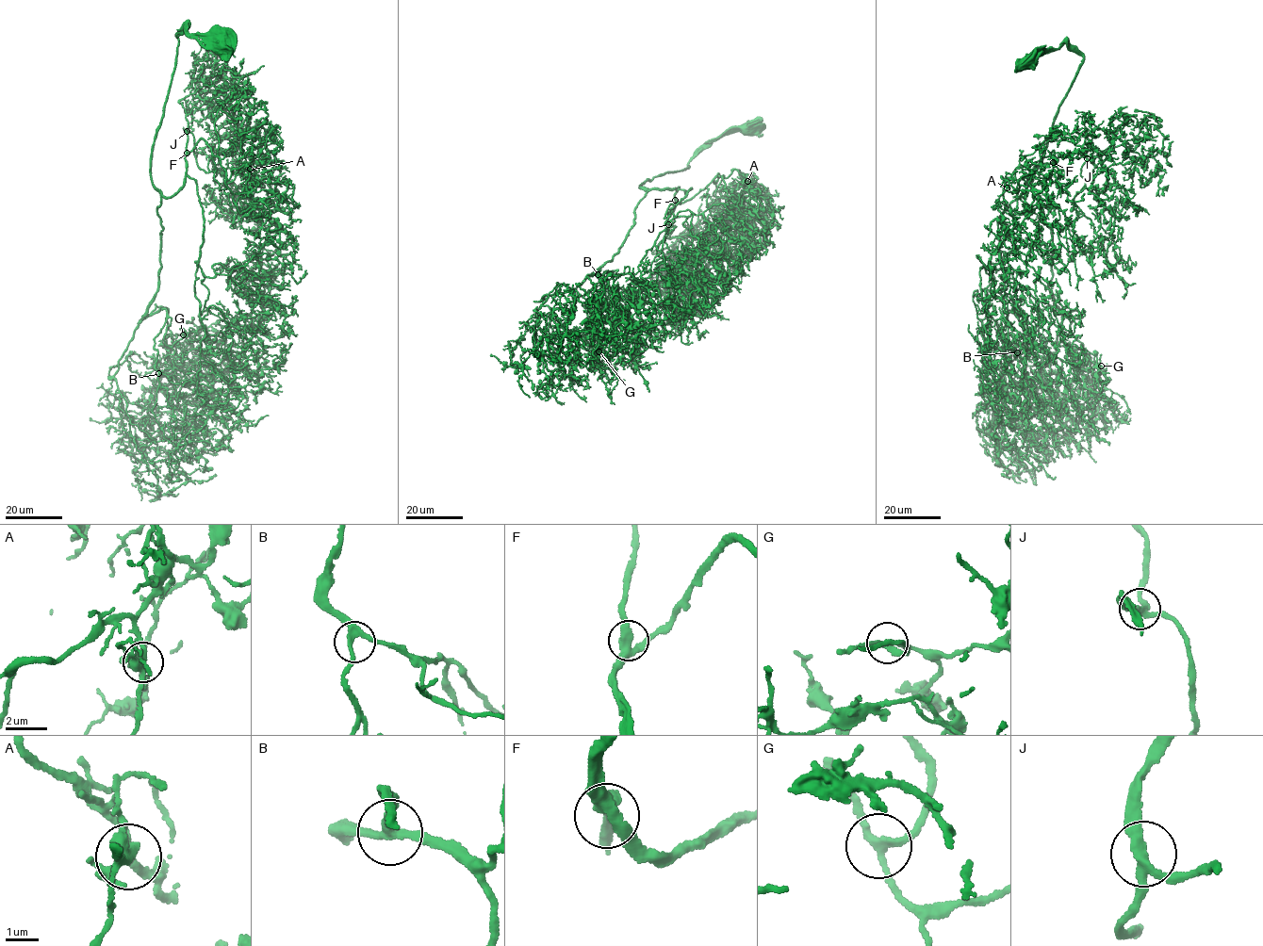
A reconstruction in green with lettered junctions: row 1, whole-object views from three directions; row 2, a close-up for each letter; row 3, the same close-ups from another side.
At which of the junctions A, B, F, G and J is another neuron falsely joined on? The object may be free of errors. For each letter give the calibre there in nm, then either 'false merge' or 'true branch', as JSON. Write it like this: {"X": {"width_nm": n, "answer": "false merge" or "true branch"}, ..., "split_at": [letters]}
{"A": {"width_nm": 280, "answer": "true branch"}, "B": {"width_nm": 200, "answer": "true branch"}, "F": {"width_nm": 360, "answer": "true branch"}, "G": {"width_nm": 200, "answer": "true branch"}, "J": {"width_nm": 260, "answer": "true branch"}, "split_at": []}

